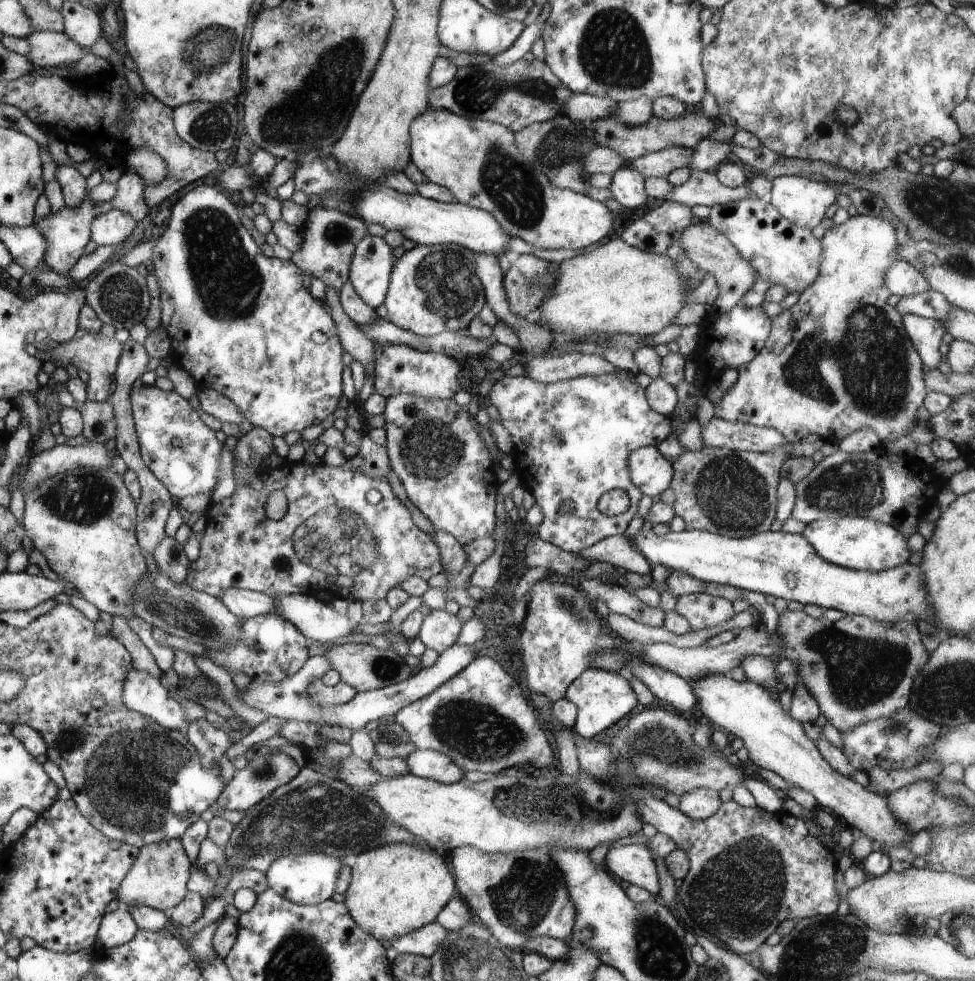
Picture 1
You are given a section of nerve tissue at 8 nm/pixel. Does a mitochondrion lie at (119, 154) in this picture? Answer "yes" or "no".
no

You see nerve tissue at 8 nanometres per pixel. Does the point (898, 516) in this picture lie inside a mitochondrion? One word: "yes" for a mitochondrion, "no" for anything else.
yes

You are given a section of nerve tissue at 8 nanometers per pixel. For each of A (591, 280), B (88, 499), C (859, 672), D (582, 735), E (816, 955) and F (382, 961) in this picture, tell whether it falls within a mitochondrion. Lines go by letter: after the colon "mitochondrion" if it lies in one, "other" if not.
A: other
B: mitochondrion
C: mitochondrion
D: other
E: mitochondrion
F: other

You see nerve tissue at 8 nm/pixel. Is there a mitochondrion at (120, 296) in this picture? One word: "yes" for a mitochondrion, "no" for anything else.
yes

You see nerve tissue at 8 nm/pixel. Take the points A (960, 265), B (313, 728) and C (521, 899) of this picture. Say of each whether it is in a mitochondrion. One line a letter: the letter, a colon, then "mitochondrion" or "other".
A: mitochondrion
B: other
C: mitochondrion

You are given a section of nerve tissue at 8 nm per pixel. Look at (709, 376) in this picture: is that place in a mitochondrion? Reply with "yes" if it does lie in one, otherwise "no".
no

